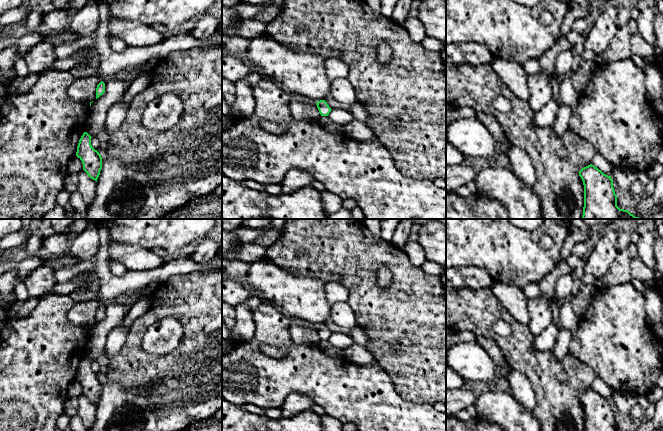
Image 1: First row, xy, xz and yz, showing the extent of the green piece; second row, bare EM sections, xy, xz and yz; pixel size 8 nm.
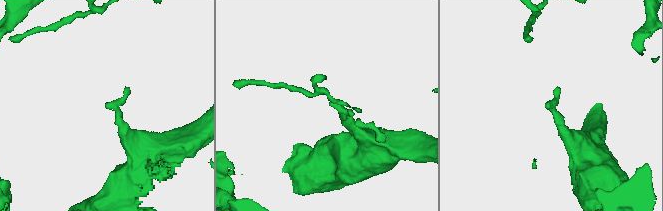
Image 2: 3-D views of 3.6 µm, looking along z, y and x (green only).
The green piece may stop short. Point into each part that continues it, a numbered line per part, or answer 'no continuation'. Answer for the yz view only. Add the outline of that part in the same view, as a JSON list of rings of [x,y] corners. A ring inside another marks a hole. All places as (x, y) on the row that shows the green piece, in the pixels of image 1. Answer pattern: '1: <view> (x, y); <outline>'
no continuation

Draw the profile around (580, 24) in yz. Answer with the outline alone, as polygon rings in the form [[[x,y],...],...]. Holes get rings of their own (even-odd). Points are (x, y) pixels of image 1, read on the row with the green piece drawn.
[[[578,18],[572,24],[572,30],[580,33],[581,35],[585,32],[587,28],[586,18]]]

